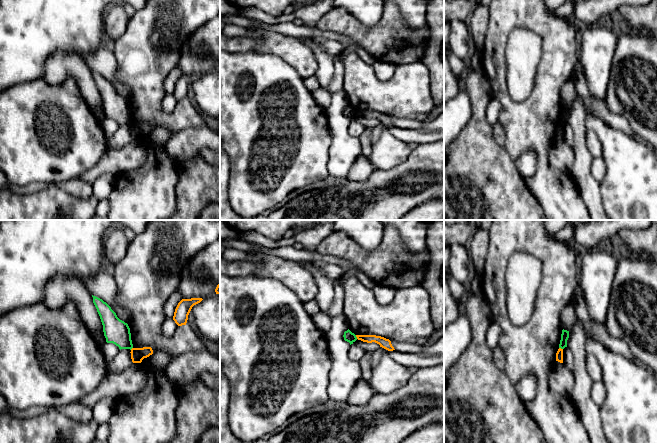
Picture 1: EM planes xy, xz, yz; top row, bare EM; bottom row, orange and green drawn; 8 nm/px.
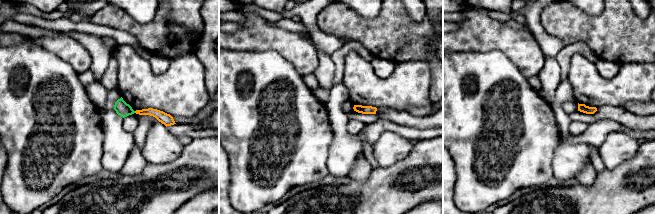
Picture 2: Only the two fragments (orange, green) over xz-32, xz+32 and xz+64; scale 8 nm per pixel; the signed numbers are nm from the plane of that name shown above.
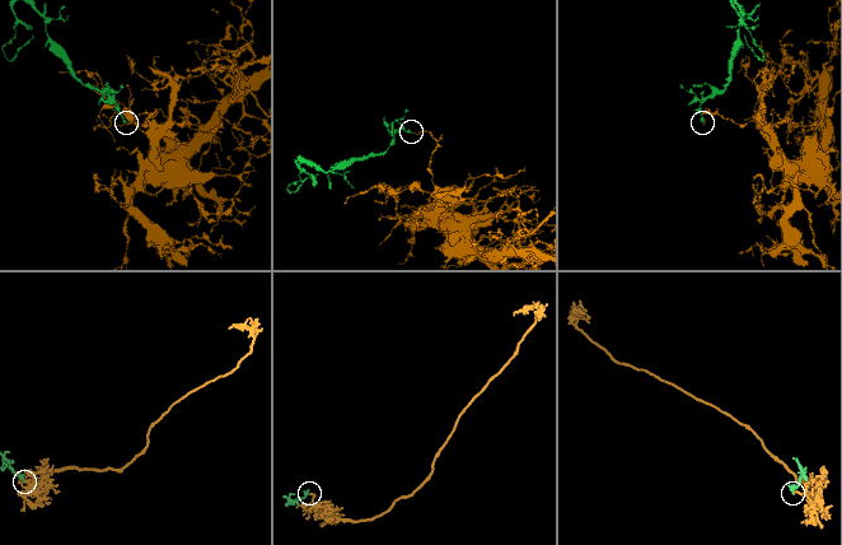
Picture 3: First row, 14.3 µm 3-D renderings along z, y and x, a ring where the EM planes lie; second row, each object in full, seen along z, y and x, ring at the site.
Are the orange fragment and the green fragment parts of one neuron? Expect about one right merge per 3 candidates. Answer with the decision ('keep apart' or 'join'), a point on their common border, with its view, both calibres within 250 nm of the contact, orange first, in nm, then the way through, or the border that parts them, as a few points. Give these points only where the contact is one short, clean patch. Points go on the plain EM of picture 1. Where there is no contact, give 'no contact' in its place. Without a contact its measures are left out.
keep apart; contact xz (356, 112); calibres 80 and 90 nm; border xz (355, 111), (357, 114)

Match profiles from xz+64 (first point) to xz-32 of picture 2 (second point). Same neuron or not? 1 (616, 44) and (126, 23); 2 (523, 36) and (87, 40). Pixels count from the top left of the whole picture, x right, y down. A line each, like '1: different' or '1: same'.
1: same
2: different

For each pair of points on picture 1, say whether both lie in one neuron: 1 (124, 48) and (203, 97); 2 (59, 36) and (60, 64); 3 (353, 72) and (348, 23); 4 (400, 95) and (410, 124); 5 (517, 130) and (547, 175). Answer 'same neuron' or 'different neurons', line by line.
1: different neurons
2: different neurons
3: different neurons
4: different neurons
5: same neuron

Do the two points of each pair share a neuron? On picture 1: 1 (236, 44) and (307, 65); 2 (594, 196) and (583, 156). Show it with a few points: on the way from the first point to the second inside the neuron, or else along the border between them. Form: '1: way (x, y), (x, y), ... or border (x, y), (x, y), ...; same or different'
1: way (254, 44), (280, 44), (289, 49); same
2: way (588, 186), (583, 179), (583, 166); same

